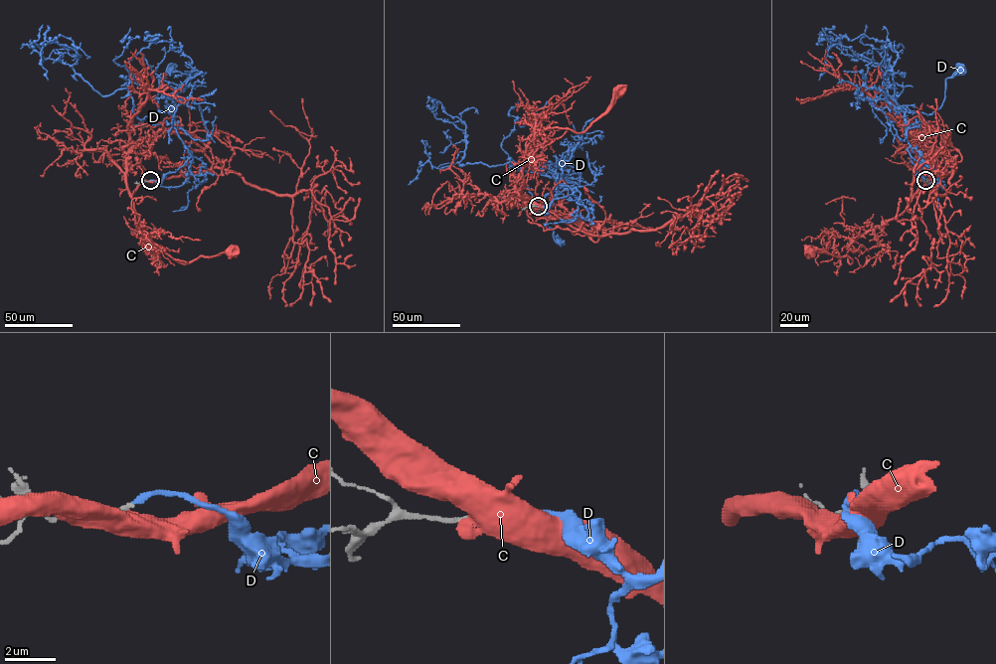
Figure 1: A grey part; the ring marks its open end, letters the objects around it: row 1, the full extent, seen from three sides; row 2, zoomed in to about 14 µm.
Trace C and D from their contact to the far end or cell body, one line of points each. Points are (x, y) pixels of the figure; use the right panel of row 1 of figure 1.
C: (925, 181), (918, 182), (916, 194), (901, 214), (867, 231), (848, 248), (851, 263), (848, 256), (810, 250)
D: (925, 180), (907, 148), (905, 113), (936, 110), (945, 80), (961, 68)

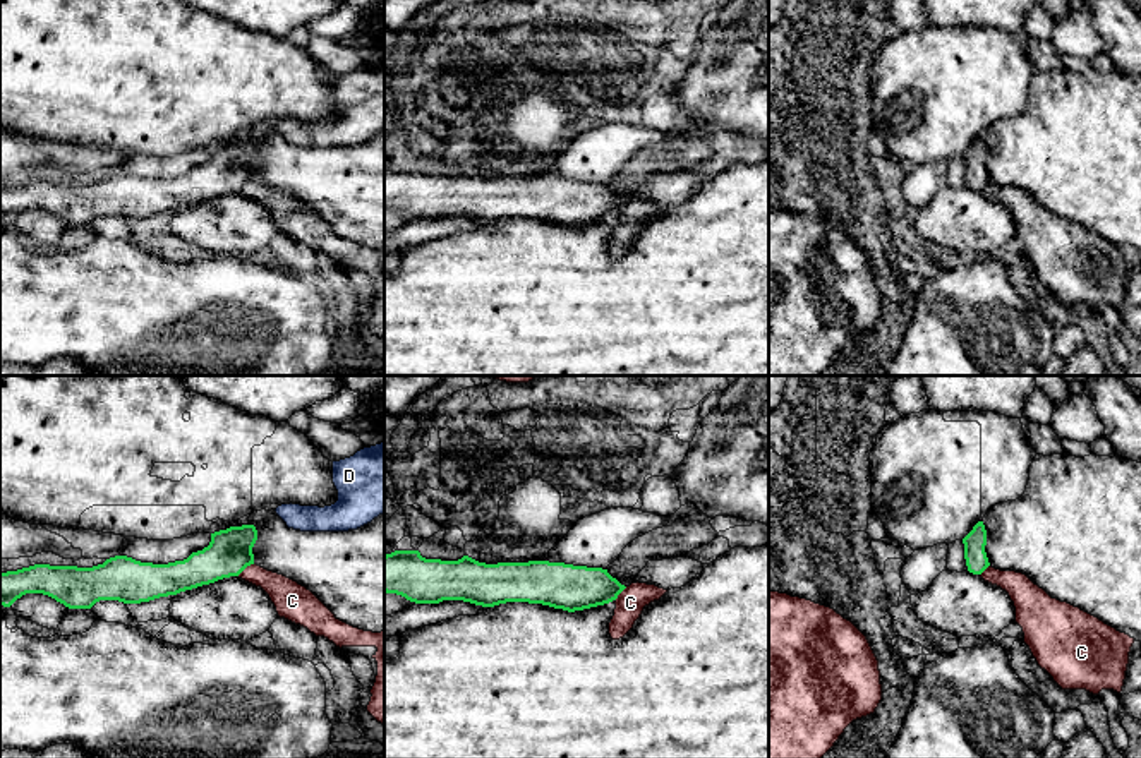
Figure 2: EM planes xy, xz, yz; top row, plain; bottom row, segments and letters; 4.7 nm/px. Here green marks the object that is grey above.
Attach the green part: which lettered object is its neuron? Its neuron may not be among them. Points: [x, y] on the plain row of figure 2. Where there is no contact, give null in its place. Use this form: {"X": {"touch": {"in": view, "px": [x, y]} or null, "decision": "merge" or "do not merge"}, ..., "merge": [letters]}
{"C": {"touch": {"in": "xy", "px": [244, 184]}, "decision": "do not merge"}, "D": {"touch": null, "decision": "merge"}, "merge": ["D"]}

